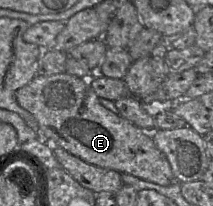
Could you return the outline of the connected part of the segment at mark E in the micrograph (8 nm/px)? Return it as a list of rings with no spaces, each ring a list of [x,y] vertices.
[[[67,73],[36,75],[16,92],[18,104],[37,122],[38,136],[85,162],[167,186],[176,182],[166,156],[146,132],[99,103],[87,79]]]

